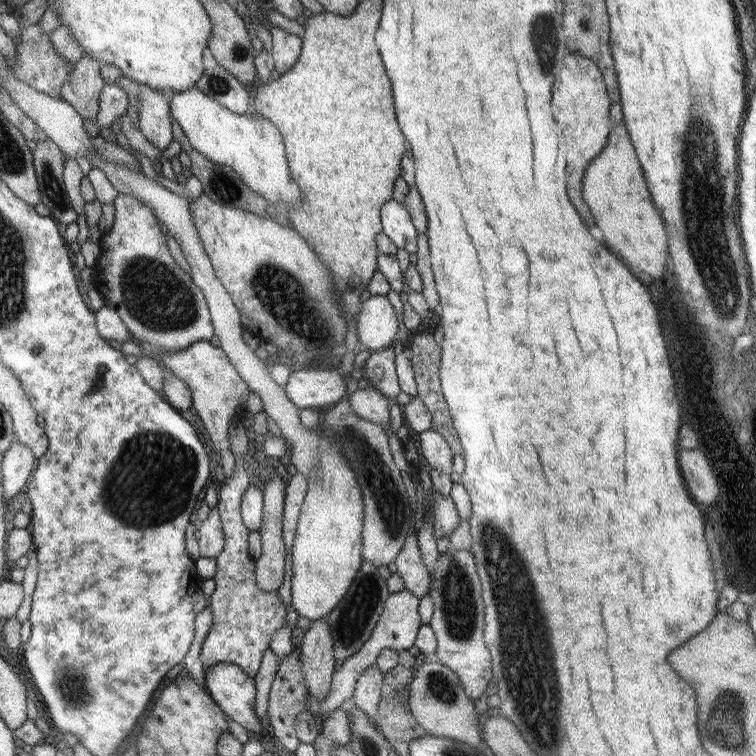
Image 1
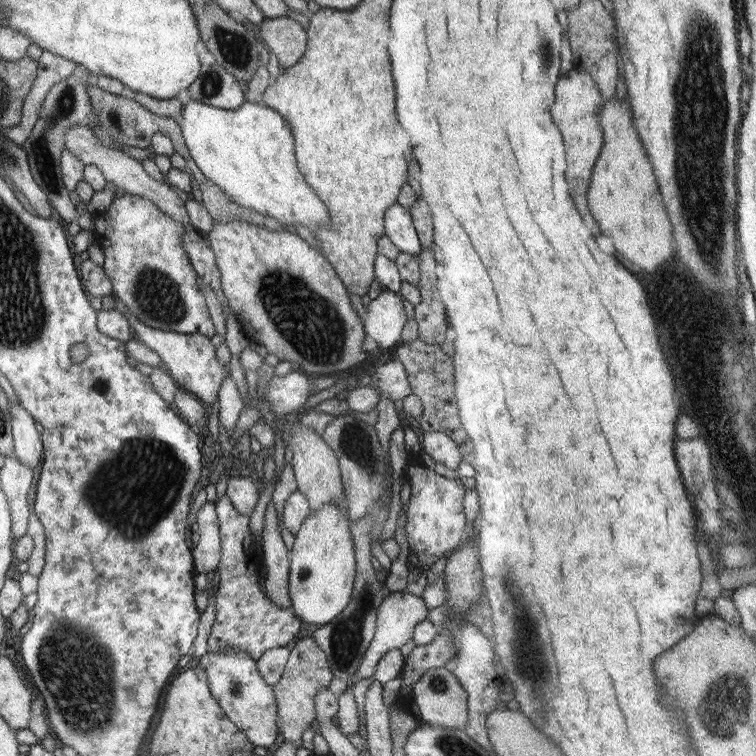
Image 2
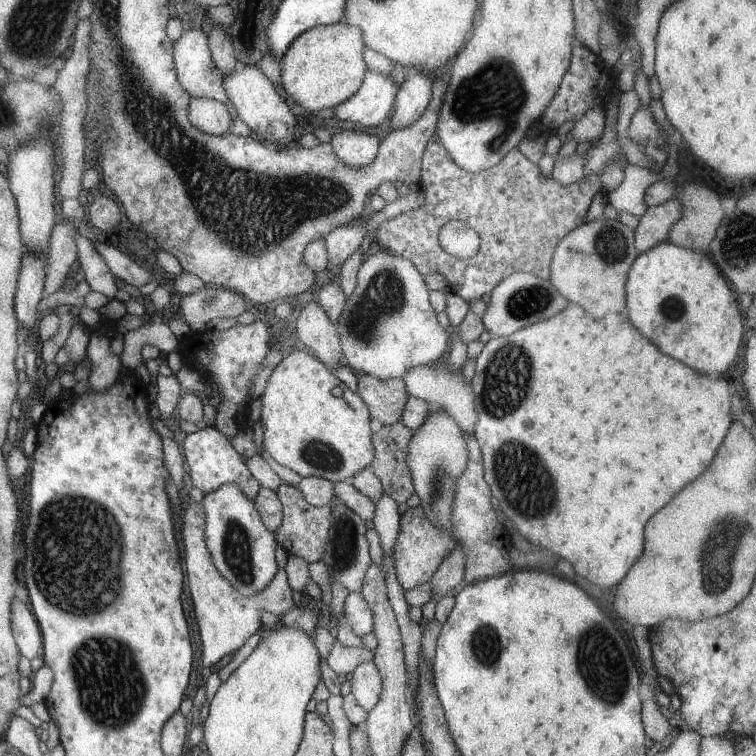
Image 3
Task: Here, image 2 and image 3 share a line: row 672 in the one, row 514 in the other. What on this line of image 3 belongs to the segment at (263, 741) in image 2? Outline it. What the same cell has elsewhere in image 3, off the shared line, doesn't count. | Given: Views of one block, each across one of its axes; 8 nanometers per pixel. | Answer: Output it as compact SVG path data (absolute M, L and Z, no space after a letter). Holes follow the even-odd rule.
M227 483L204 495L201 504L205 513L204 543L218 573L244 597L259 593L270 583L273 575L278 571L273 556L277 542L274 533L265 528L259 513L255 512L254 501L247 498L237 485Z

